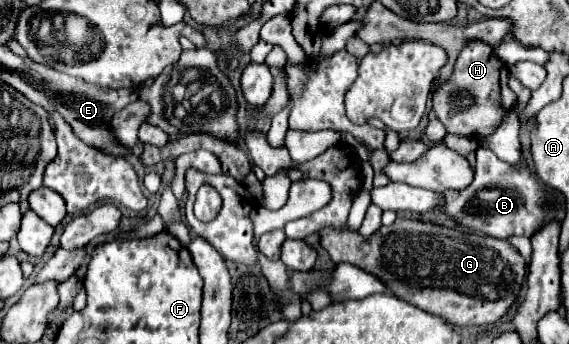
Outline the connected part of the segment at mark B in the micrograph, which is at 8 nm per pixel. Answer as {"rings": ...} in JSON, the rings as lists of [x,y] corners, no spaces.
{"rings":[[[478,147],[476,151],[476,173],[470,187],[464,191],[446,191],[448,203],[444,211],[456,219],[464,229],[492,235],[496,239],[510,239],[512,235],[530,237],[540,229],[548,209],[544,201],[550,199],[550,193],[536,183],[536,177],[528,171],[526,165],[510,165],[494,157],[490,149]]]}

